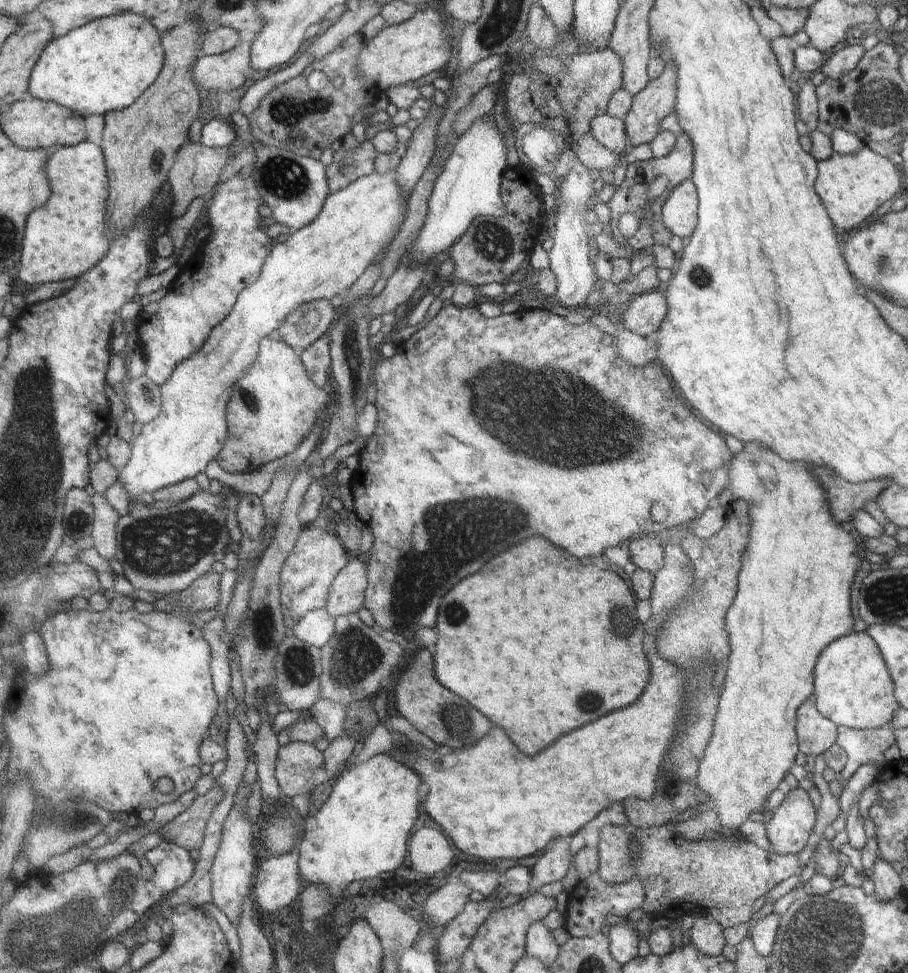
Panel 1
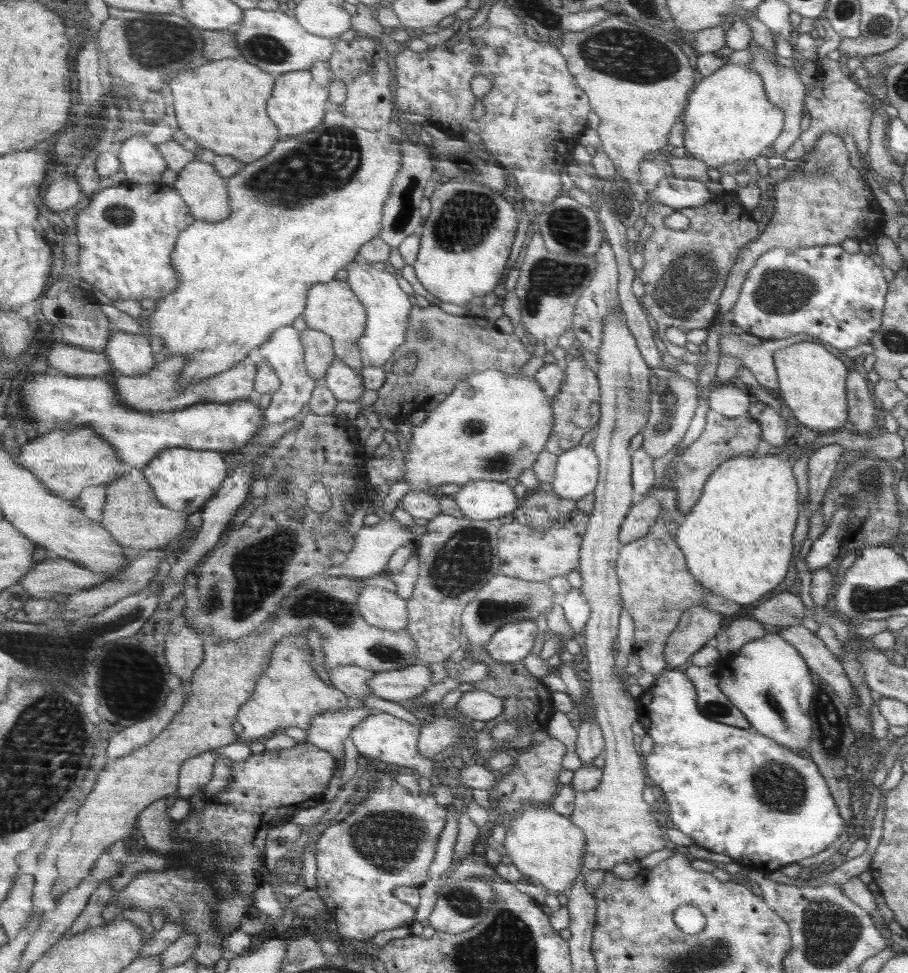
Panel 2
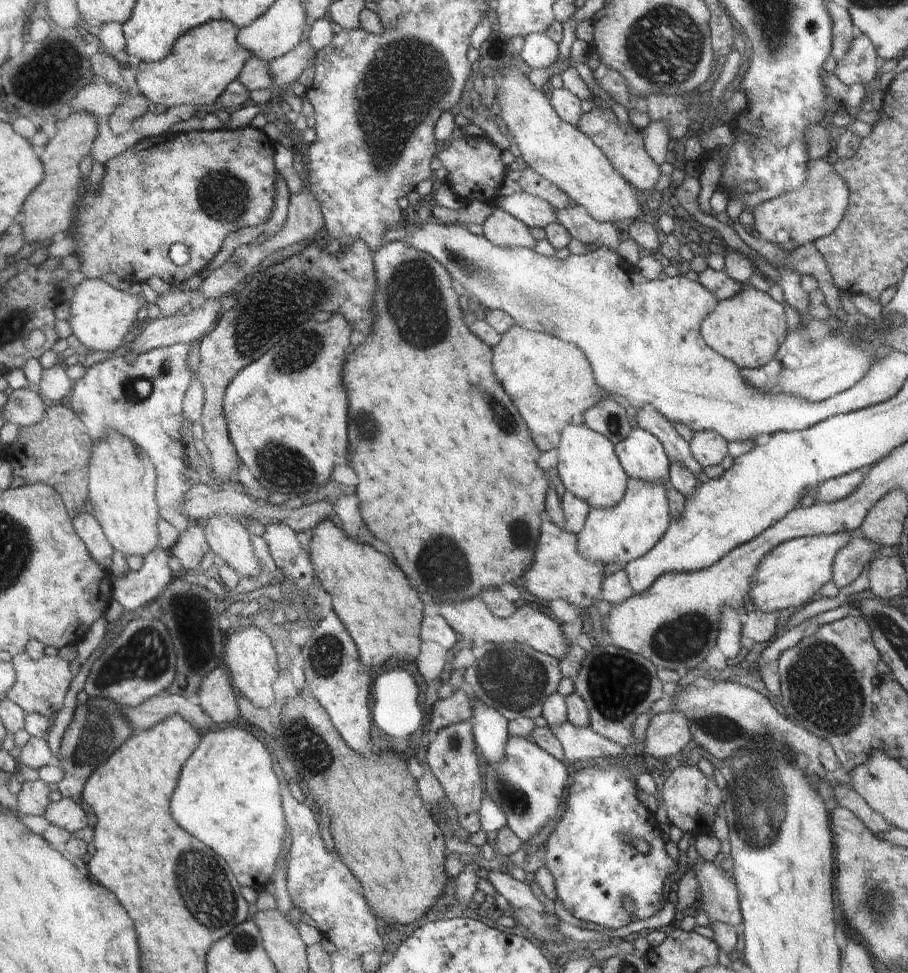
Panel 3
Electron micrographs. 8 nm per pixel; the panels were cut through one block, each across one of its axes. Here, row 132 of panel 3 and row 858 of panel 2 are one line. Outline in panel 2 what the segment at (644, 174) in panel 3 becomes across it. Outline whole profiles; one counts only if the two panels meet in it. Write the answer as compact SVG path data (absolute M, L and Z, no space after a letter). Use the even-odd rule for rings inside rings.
M623 312L610 313L605 317L602 341L596 352L599 366L598 371L595 373L599 380L601 417L594 429L594 438L592 440L592 448L601 459L601 478L596 490L592 494L594 496L593 511L589 515L589 523L579 550L579 563L576 568L581 576L582 584L580 589L582 594L586 597L586 600L589 600L589 604L592 606L589 622L580 636L581 643L584 644L584 654L581 659L585 664L581 672L585 676L590 707L593 707L595 710L592 715L597 720L603 734L605 741L603 753L606 755L600 785L588 792L576 792L574 813L569 816L569 820L578 828L581 828L586 836L587 852L585 852L582 866L588 871L598 869L611 870L616 864L622 864L622 862L640 861L651 852L662 850L666 846L666 842L662 839L664 829L661 827L662 822L658 817L659 809L648 805L642 797L642 792L645 789L644 780L646 780L647 776L643 766L644 757L642 757L638 747L635 746L633 742L635 734L630 729L632 724L638 720L637 703L628 692L627 687L623 685L622 677L618 677L618 674L613 672L616 656L612 653L612 650L616 648L619 616L622 610L619 584L615 571L621 546L618 533L622 521L634 505L631 479L632 452L628 451L628 447L630 446L632 436L642 432L650 414L650 400L648 398L651 390L651 368L646 364L636 341L630 334L625 314Z

